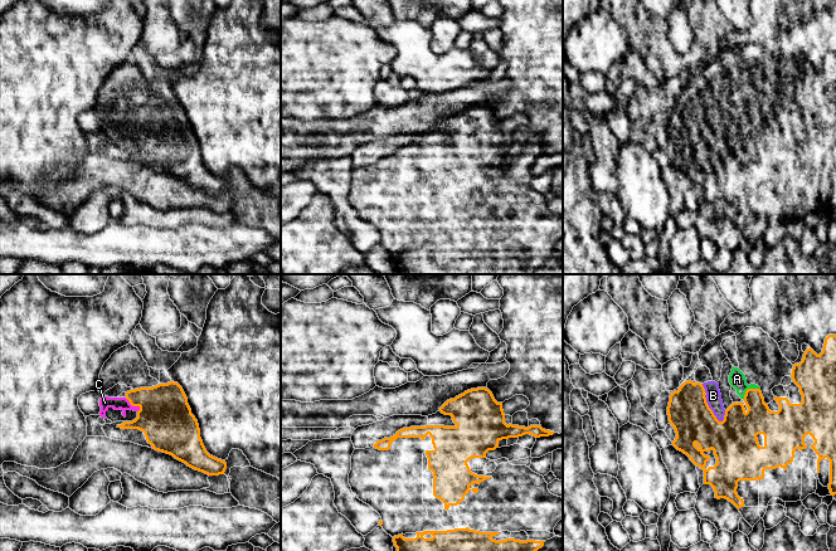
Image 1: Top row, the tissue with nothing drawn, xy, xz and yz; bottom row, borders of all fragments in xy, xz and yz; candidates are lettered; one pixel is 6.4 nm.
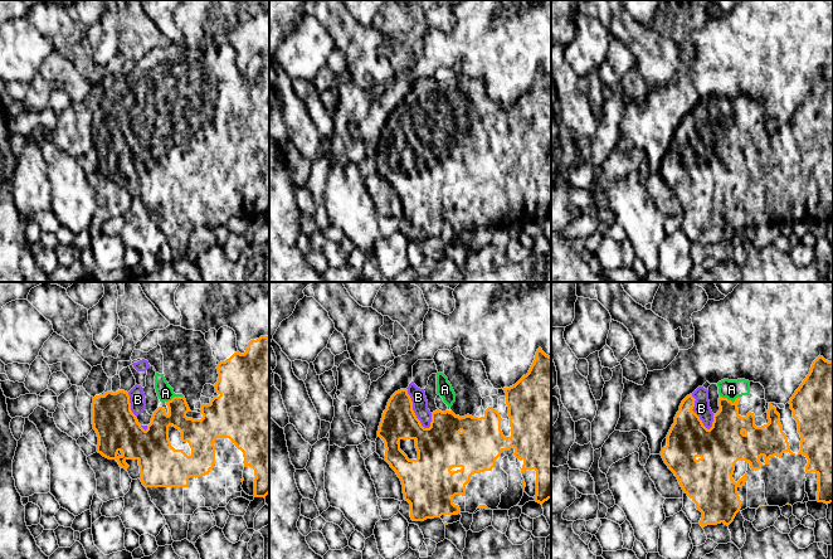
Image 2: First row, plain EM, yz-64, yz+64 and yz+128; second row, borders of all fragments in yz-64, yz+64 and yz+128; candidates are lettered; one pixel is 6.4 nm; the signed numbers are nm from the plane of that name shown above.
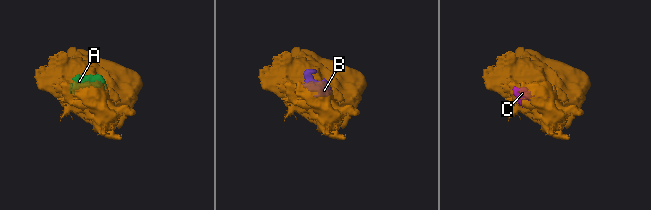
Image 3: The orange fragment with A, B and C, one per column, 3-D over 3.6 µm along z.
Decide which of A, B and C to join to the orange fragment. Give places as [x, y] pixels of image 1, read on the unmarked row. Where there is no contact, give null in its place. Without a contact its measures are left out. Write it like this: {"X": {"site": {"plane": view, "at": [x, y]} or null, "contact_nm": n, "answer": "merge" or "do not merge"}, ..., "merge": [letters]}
{"A": {"site": {"plane": "yz", "at": [748, 107]}, "contact_nm": 130, "answer": "merge"}, "B": {"site": {"plane": "yz", "at": [706, 122]}, "contact_nm": 280, "answer": "merge"}, "C": {"site": {"plane": "xy", "at": [132, 123]}, "contact_nm": 130, "answer": "merge"}, "merge": ["A", "B", "C"]}

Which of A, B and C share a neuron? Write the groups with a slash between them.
A B C

